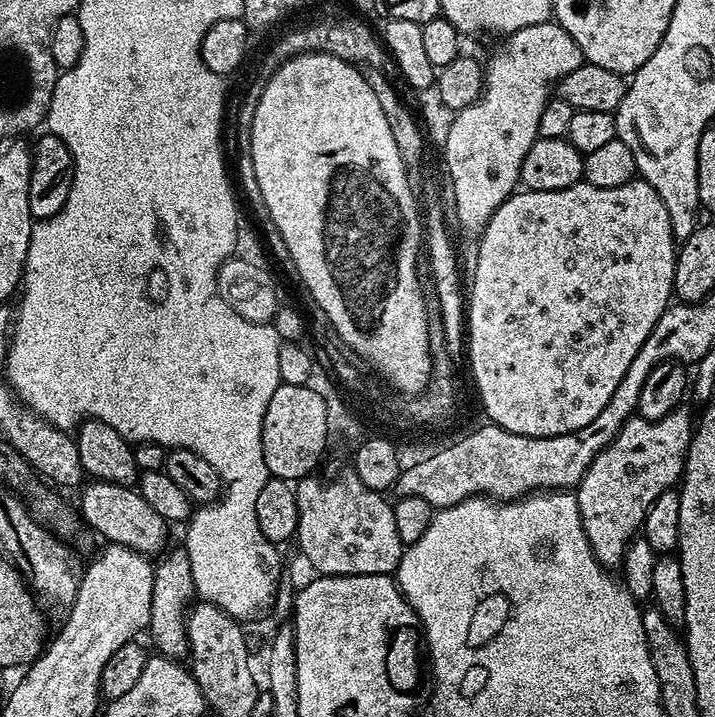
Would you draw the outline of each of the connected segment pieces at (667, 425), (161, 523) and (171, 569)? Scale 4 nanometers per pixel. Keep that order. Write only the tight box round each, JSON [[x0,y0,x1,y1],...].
[[574,406,694,570],[78,480,170,554],[147,546,197,662]]

